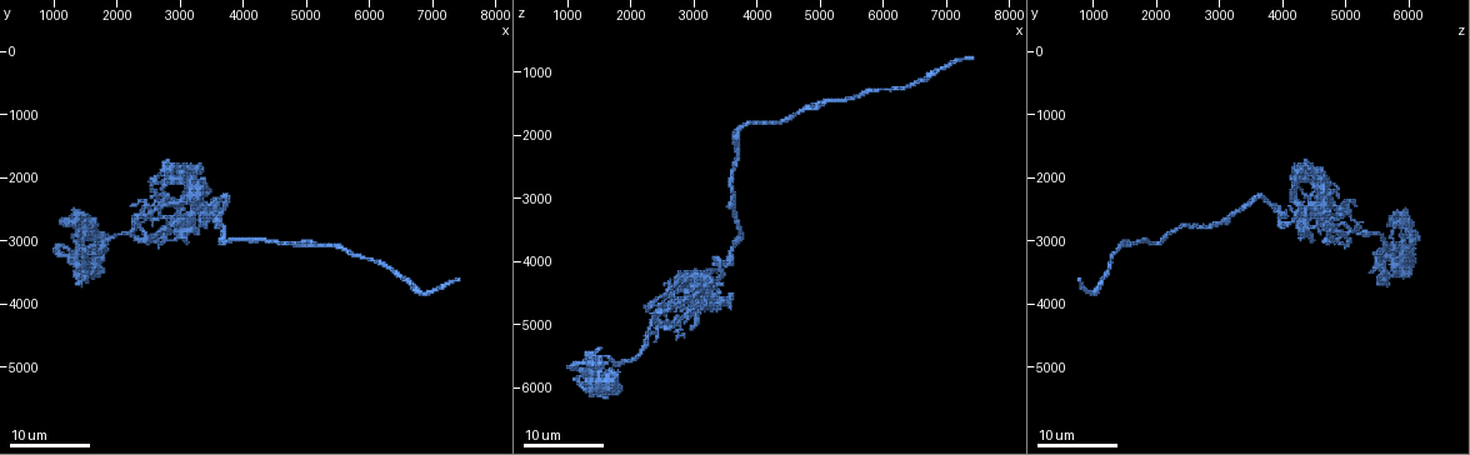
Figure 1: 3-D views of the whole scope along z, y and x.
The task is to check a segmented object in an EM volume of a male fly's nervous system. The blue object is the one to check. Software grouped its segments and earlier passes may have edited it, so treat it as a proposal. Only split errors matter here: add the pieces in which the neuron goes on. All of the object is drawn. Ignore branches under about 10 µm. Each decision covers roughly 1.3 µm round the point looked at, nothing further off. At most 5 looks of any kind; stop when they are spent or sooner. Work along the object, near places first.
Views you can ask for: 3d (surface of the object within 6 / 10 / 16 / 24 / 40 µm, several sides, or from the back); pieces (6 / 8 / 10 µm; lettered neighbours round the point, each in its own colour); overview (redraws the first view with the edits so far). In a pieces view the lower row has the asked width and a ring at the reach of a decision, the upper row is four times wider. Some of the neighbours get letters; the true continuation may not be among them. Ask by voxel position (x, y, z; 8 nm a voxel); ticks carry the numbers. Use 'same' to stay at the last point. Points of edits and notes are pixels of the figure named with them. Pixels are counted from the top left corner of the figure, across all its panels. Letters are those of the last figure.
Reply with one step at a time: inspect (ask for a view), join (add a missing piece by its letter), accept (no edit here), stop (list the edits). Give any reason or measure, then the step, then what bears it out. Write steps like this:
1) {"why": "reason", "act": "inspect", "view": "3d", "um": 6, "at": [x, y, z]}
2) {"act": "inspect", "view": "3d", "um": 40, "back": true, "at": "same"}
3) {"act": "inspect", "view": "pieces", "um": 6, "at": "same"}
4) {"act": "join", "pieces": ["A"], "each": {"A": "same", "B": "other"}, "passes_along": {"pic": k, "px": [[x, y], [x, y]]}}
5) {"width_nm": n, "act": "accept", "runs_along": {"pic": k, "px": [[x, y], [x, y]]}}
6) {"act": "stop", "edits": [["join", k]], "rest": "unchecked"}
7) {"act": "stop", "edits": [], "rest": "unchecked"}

{"why": "tapers out", "act": "inspect", "view": "3d", "um": 24, "at": [2600, 2150, 4900]}

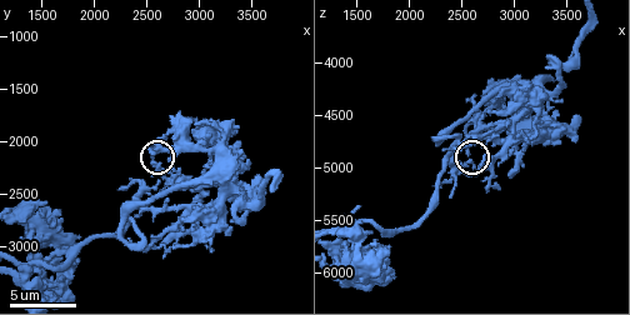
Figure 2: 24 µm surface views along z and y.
{"why": "see the neighbours", "act": "inspect", "view": "pieces", "um": 6, "at": "same"}

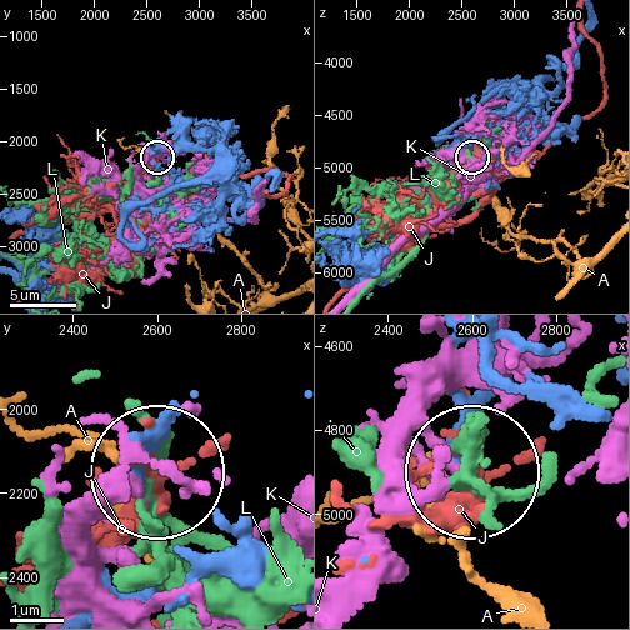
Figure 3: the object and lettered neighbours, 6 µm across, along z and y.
{"width_nm": 190, "act": "accept", "each": {"A": "other", "J": "other", "K": "other", "L": "other"}, "found": "no lettered piece goes on from it"}

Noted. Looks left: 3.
{"why": "tapers out", "act": "inspect", "view": "3d", "um": 24, "at": [2850, 2800, 5150]}

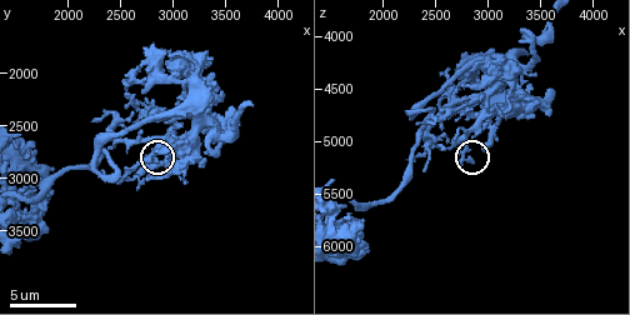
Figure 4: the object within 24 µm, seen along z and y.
{"why": "what lies round it", "act": "inspect", "view": "pieces", "um": 6, "at": "same"}

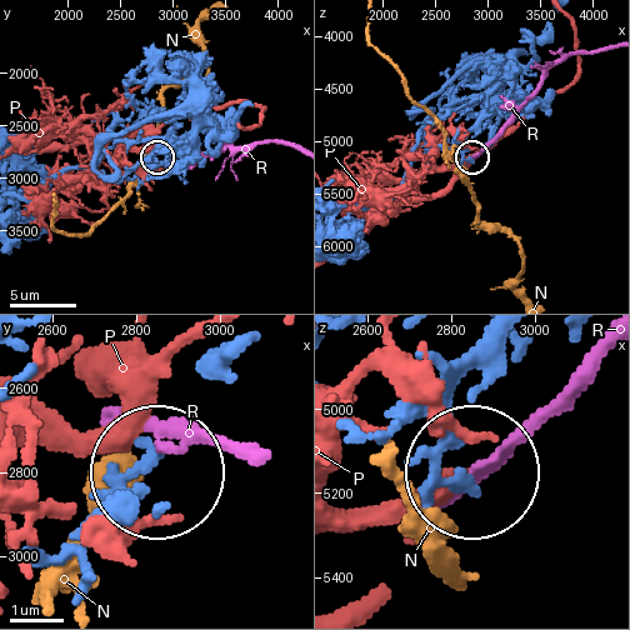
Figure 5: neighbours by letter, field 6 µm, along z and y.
{"act": "accept", "each": {"N": "other", "P": "other", "R": "other"}, "found": "none of them fits"}

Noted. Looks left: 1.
{"act": "stop", "edits": [], "rest": "unchecked"}

